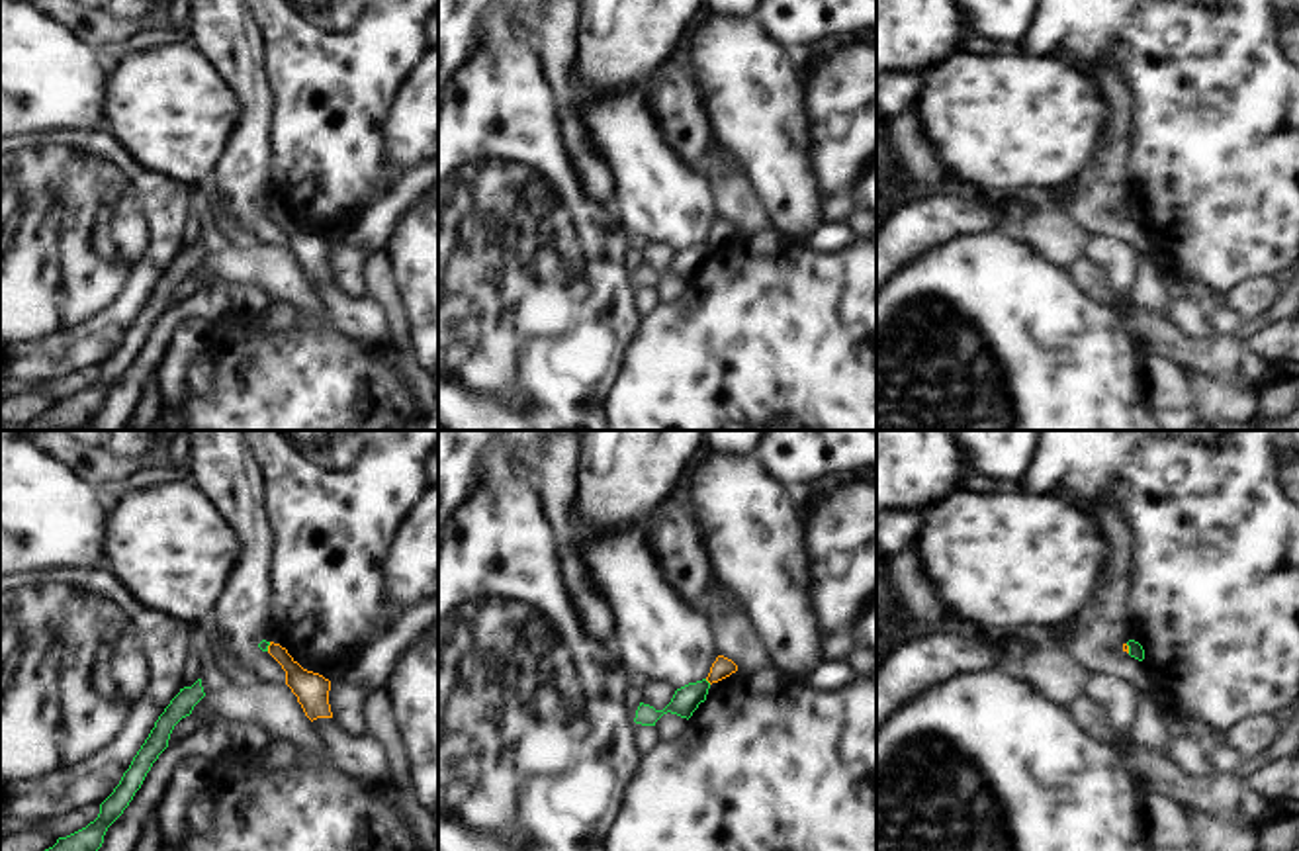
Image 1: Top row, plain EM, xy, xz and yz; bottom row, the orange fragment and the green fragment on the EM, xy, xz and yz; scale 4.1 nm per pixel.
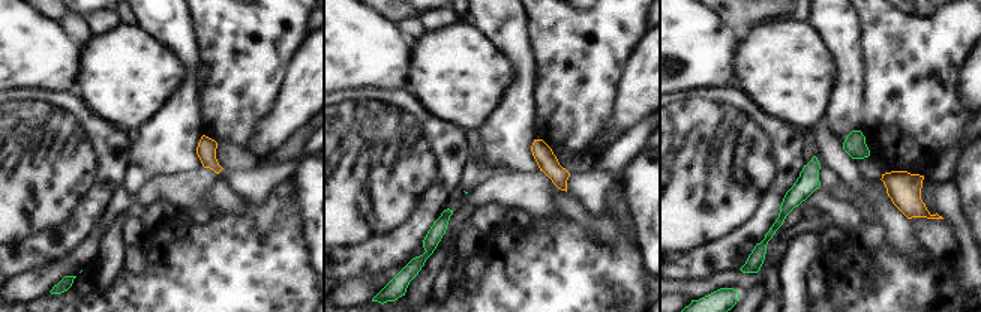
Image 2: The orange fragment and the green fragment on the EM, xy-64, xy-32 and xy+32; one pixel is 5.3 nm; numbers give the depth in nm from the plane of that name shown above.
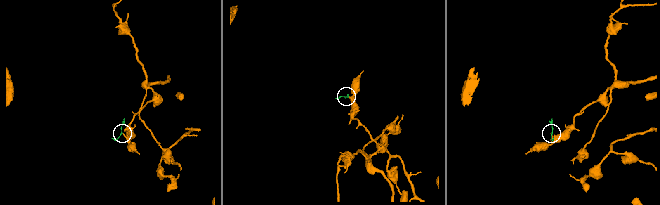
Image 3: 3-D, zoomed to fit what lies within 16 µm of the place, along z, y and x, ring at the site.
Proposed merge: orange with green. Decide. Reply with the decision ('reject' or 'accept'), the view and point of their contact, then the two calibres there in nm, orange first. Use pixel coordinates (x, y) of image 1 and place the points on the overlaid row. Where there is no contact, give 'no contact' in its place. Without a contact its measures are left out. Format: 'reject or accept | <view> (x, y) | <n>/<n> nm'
reject | xz (709, 681) | 90/110 nm

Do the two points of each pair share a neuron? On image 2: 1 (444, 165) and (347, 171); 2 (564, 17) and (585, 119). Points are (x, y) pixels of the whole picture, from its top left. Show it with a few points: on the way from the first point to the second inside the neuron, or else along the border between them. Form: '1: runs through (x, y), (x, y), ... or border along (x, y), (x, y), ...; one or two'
1: runs through (420, 170), (371, 170); one
2: runs through (576, 42), (576, 93); one

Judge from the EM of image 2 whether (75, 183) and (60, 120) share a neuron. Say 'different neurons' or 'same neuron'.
same neuron

